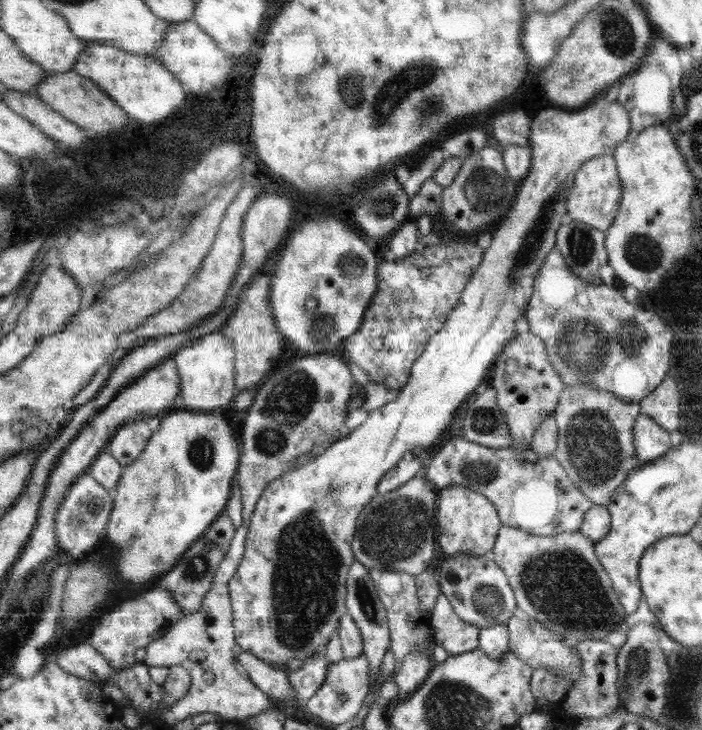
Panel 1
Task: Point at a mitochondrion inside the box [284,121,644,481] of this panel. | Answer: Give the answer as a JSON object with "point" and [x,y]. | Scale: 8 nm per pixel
{"point":[536,234]}

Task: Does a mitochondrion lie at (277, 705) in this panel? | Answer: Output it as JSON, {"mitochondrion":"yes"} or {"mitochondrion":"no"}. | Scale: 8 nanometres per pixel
{"mitochondrion":"no"}

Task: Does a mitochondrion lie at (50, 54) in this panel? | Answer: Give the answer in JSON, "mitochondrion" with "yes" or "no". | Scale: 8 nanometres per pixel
{"mitochondrion":"no"}

